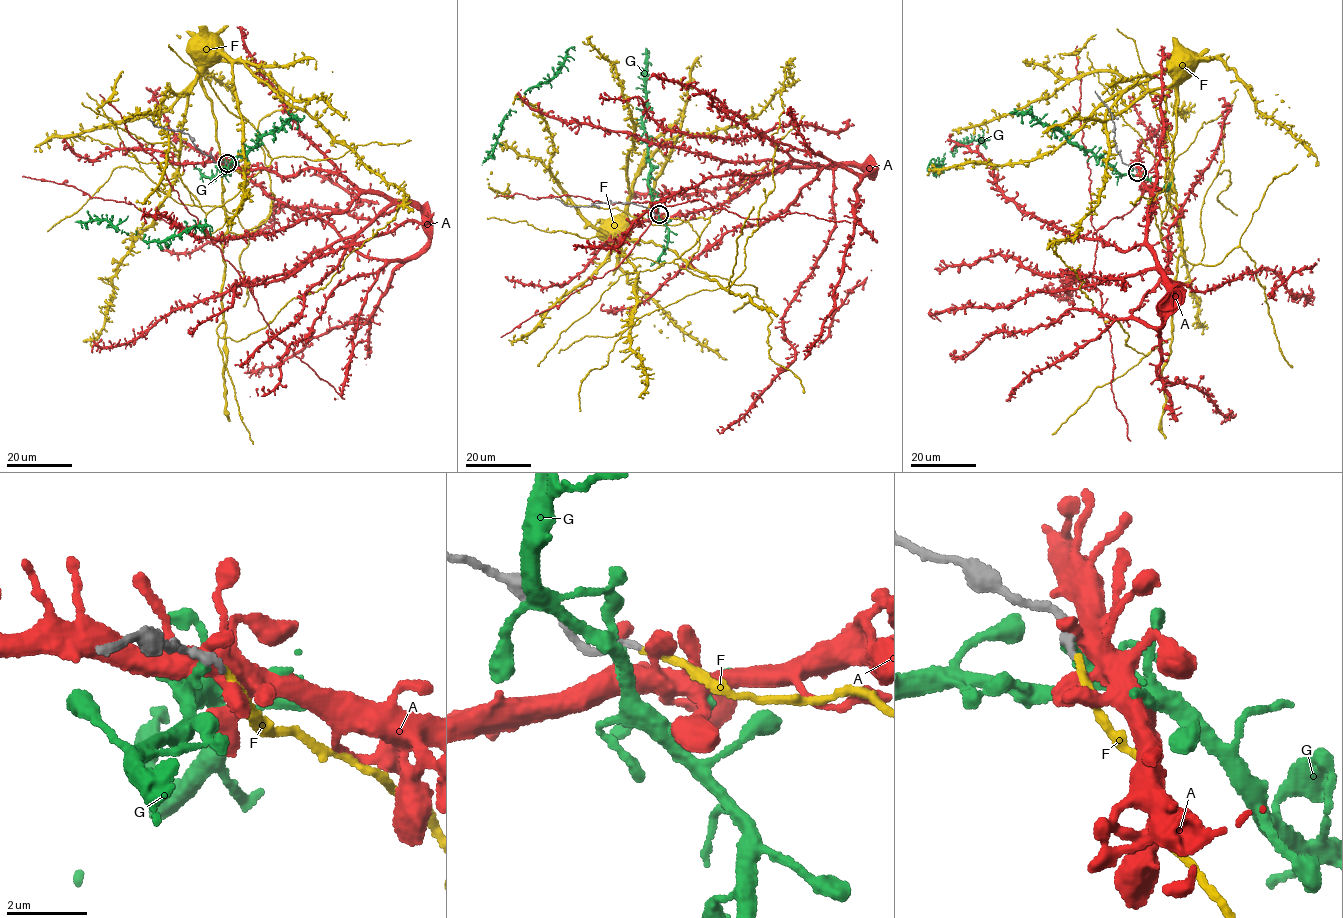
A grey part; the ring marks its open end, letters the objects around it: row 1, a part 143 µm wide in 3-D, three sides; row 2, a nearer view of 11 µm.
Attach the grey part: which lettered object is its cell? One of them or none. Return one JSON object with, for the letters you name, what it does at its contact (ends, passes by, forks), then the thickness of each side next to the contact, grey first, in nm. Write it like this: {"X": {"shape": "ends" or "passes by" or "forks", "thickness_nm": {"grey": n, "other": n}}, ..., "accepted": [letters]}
{"F": {"shape": "ends", "thickness_nm": {"grey": 200, "other": 170}}, "accepted": ["F"]}

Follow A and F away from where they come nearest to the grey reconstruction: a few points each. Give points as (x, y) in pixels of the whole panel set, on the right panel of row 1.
A: (1136, 170), (1156, 208), (1155, 266), (1077, 279), (1092, 275), (1096, 232), (1139, 203), (1162, 130)
F: (1137, 172), (1150, 194), (1163, 246), (1161, 214), (1172, 177), (1165, 141), (1166, 96), (1189, 74), (1186, 59)

